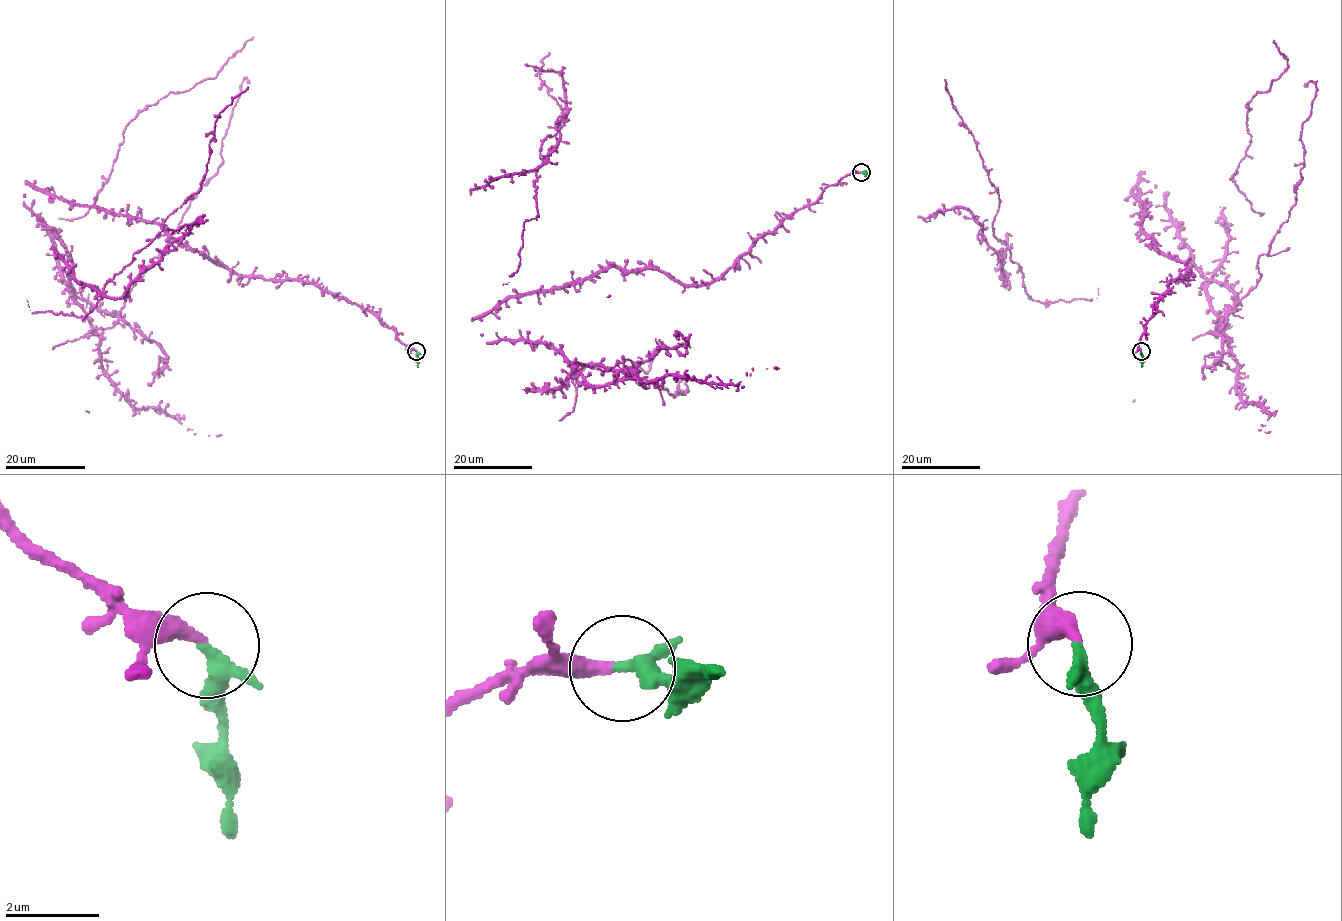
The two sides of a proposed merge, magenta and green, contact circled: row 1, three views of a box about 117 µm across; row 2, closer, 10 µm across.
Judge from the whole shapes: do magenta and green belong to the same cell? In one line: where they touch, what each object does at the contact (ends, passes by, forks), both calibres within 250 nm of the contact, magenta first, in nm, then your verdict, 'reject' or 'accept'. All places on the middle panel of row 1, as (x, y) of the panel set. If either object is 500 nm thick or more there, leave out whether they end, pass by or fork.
(861, 172) | magenta ends | green passes by | 280/240 nm | accept

